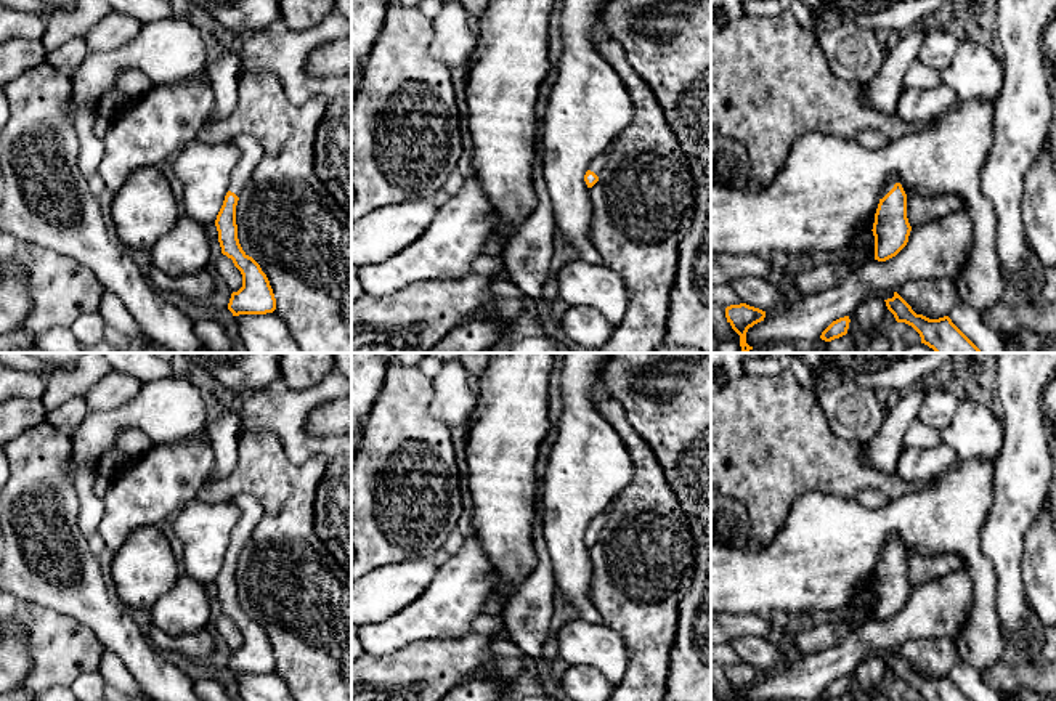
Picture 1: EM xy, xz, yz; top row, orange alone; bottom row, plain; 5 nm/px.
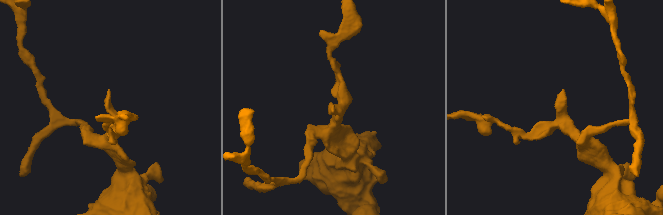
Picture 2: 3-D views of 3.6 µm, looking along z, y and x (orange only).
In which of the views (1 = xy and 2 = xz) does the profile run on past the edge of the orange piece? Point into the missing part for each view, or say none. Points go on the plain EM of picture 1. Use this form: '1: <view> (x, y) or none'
1: xy (251, 510)
2: xz (597, 523)

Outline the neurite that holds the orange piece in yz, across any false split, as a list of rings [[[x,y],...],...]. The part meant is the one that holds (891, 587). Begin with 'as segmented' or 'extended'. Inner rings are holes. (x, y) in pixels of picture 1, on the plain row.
extended; [[[894,534],[879,555],[871,590],[878,621],[896,616],[908,602],[907,553]]]

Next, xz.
extended; [[[605,513],[597,515],[587,526],[587,531],[584,534],[584,541],[587,544],[587,547],[592,547],[597,541],[599,541],[599,534],[603,529],[607,523],[607,517]]]

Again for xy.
extended; [[[239,494],[228,500],[239,507],[241,520],[238,528],[231,533],[228,552],[217,574],[215,586],[221,613],[231,618],[242,634],[242,646],[231,653],[228,669],[233,675],[266,674],[276,669],[273,648],[260,624],[242,610],[236,584],[239,555],[260,523],[263,509],[260,502],[249,494]]]

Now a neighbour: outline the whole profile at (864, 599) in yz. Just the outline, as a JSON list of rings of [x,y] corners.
[[[875,576],[865,579],[855,595],[852,597],[851,603],[847,608],[851,610],[863,610],[867,613],[875,614],[875,595],[873,595],[873,582]]]

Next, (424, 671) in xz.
[[[475,632],[414,642],[392,654],[363,653],[351,661],[351,701],[440,701],[465,674],[489,659],[489,637]]]

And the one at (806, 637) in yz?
[[[801,619],[791,632],[791,645],[798,658],[802,658],[839,645],[849,635],[851,626],[847,621],[812,624],[809,619]]]

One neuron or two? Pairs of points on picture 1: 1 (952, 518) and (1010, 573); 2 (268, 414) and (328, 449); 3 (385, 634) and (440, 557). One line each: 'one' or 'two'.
1: two
2: one
3: two

